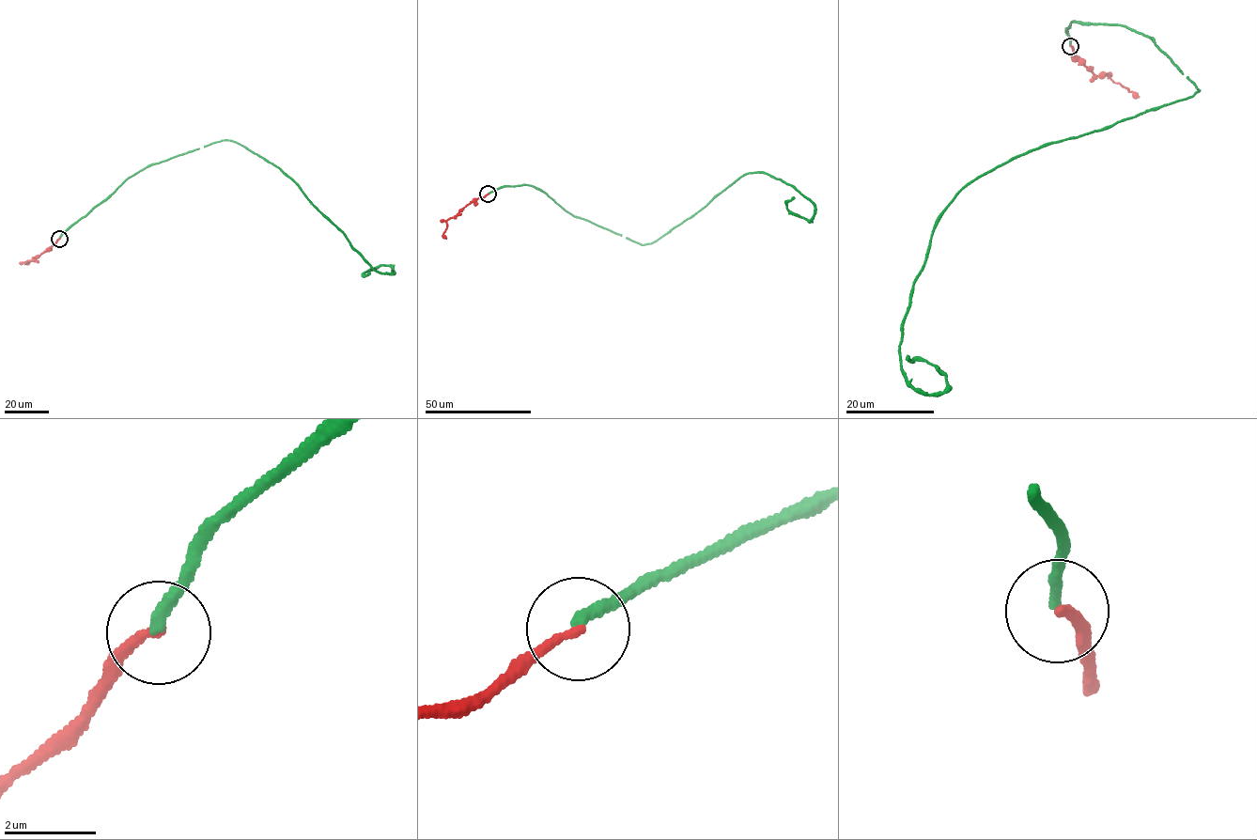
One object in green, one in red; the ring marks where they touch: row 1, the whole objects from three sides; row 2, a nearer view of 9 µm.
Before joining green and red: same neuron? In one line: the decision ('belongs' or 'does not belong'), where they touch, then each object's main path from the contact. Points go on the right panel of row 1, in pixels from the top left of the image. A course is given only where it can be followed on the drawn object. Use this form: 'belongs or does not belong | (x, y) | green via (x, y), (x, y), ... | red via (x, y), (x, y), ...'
does not belong | (1070, 46) | green via (1070, 45), (1070, 23), (1119, 24), (1199, 90), (966, 185), (898, 352), (941, 393), (907, 356) | red via (1070, 46), (1077, 61), (1087, 70), (1097, 75), (1108, 76), (1139, 97)

